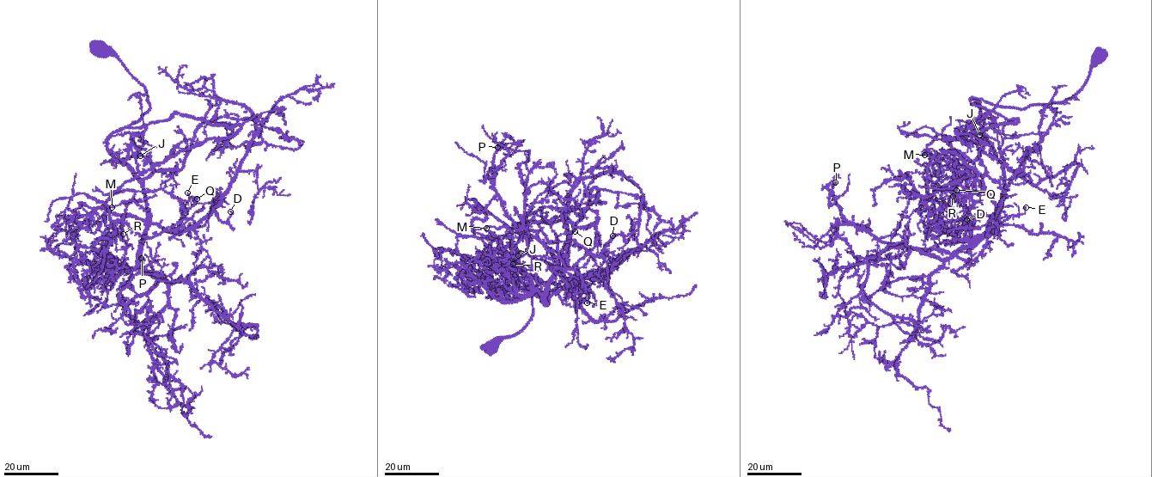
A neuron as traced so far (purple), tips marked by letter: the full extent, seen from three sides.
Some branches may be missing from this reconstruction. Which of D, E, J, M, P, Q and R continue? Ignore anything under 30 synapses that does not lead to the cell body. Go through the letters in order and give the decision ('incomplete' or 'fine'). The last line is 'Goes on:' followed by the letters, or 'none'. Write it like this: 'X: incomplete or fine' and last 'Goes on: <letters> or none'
D: fine
E: fine
J: fine
M: fine
P: fine
Q: fine
R: fine
Goes on: none

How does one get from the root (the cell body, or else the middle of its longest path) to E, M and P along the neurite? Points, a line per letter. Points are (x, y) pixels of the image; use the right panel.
E: (1099, 58), (1064, 101), (1021, 109), (972, 96), (1003, 168), (990, 224), (1026, 207)
M: (1099, 58), (1064, 101), (1021, 109), (972, 96), (1003, 168), (999, 205), (956, 154), (924, 155)
P: (1099, 58), (1064, 101), (972, 96), (1003, 186), (995, 228), (974, 243), (880, 241), (844, 217), (835, 182)

